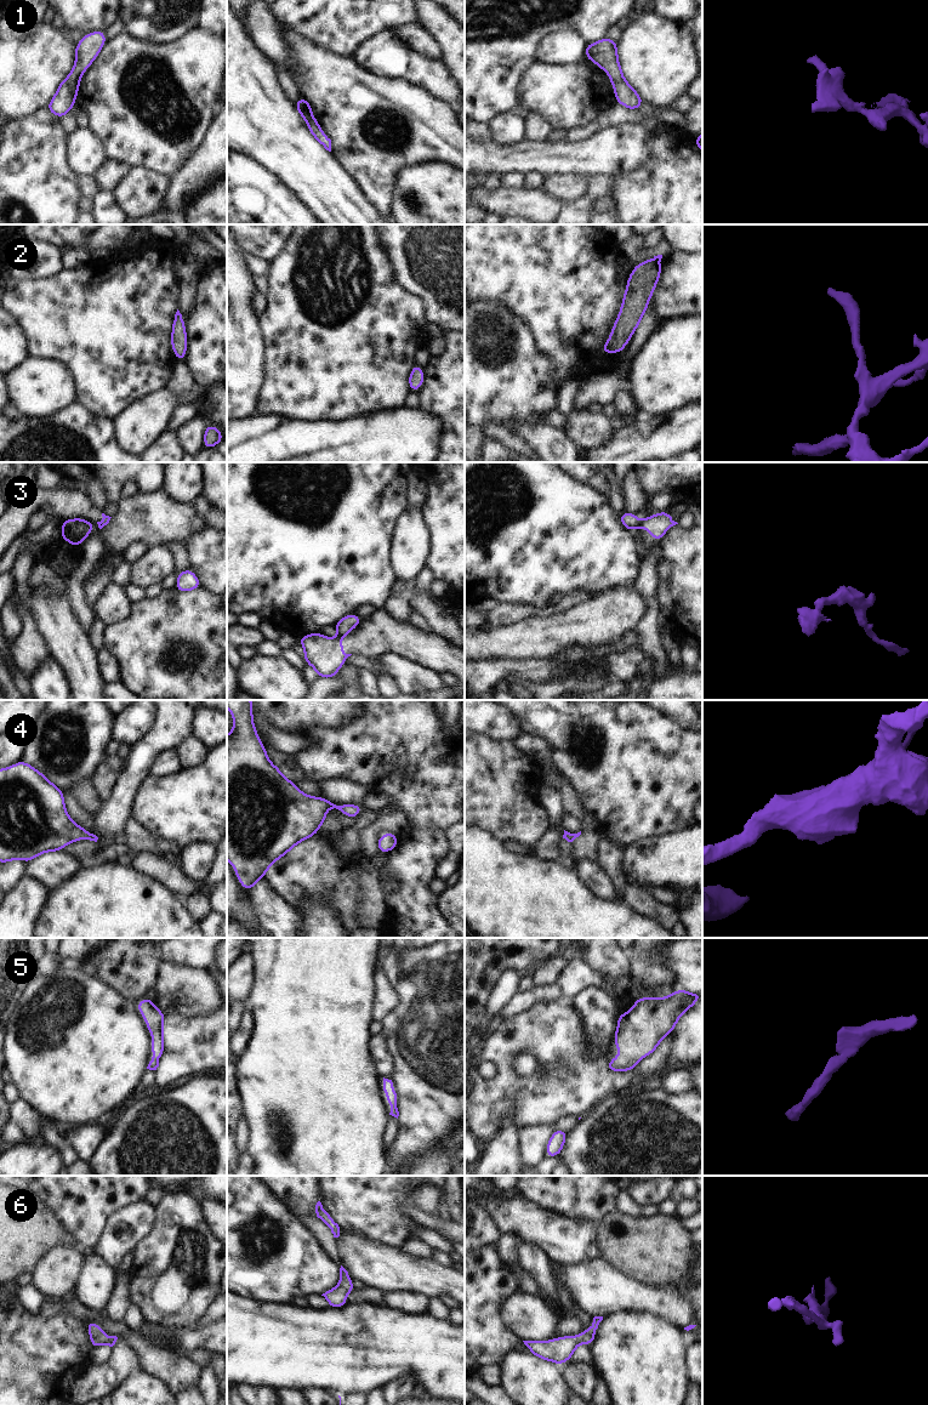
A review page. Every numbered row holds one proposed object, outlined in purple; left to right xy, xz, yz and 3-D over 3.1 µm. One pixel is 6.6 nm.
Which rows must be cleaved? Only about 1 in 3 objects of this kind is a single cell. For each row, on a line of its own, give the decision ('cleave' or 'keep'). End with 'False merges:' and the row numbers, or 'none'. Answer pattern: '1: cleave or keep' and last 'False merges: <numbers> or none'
1: keep
2: keep
3: cleave
4: keep
5: keep
6: keep
False merges: 3

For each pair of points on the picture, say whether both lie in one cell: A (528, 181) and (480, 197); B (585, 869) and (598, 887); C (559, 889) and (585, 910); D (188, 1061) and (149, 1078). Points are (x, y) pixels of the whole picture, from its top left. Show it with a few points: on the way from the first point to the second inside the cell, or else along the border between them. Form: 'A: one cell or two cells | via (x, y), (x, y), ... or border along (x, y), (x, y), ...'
A: two cells | border along (519, 183), (530, 189), (540, 188)
B: one cell | via (590, 874), (598, 882)
C: one cell | via (565, 896), (579, 909)
D: two cells | border along (155, 1070), (153, 1085)

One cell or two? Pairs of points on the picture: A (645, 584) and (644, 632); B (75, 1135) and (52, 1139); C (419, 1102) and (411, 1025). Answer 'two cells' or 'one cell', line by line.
A: one cell
B: two cells
C: one cell

